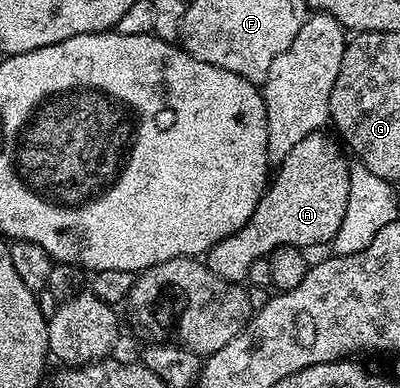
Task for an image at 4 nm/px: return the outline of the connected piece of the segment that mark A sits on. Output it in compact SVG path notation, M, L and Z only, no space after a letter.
M325 131L313 132L295 149L290 150L278 165L266 192L263 193L260 203L257 204L252 217L248 218L248 222L239 231L234 231L228 238L222 239L205 253L204 263L206 268L212 270L212 274L224 278L225 281L243 283L247 279L252 263L258 258L269 257L278 248L292 245L308 250L310 246L320 246L324 243L327 245L333 241L348 206L350 164L342 154L343 149L339 141L333 135L330 137L327 134L329 133Z

